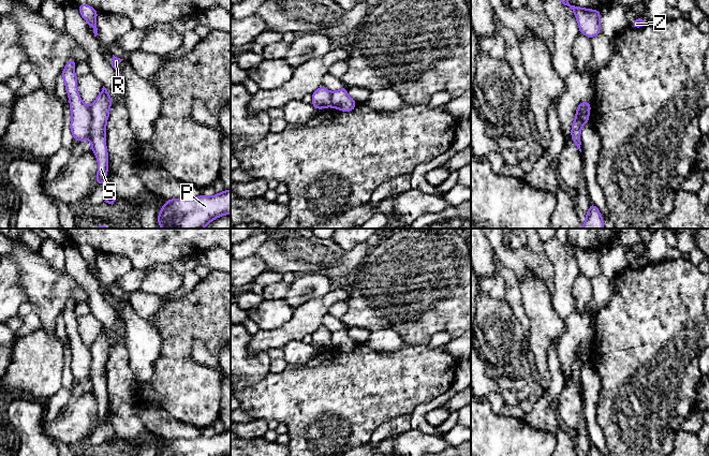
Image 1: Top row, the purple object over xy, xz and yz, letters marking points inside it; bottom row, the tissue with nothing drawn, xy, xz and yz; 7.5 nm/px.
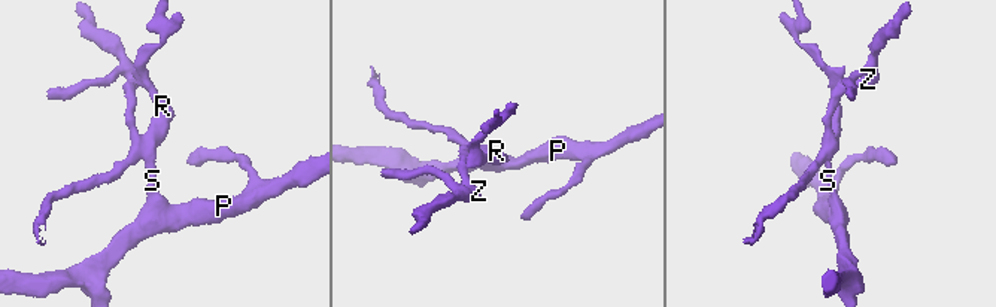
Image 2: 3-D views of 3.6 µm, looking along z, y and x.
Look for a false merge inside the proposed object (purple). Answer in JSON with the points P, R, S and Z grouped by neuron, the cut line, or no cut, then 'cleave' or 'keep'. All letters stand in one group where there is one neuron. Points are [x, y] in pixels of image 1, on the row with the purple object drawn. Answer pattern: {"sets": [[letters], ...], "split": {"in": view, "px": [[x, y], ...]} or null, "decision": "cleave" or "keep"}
{"sets": [["P", "R", "S"], ["Z"]], "split": {"in": "xy", "px": [[88, 107], [91, 114], [89, 135]]}, "decision": "cleave"}

